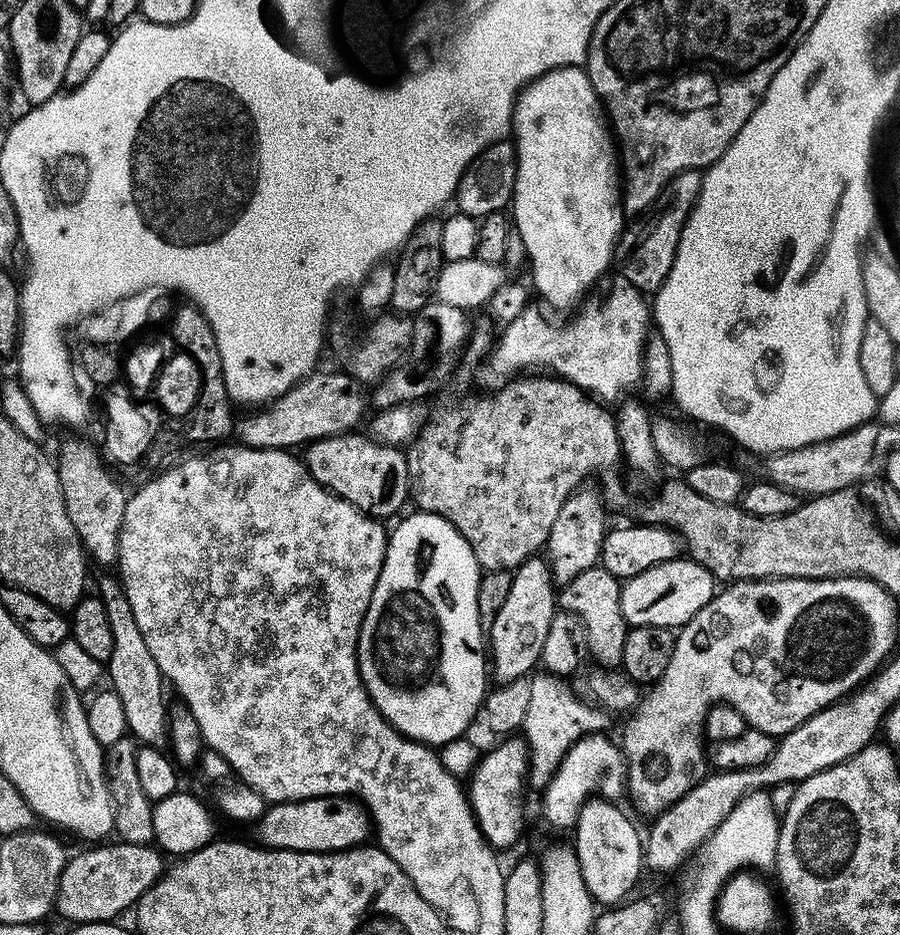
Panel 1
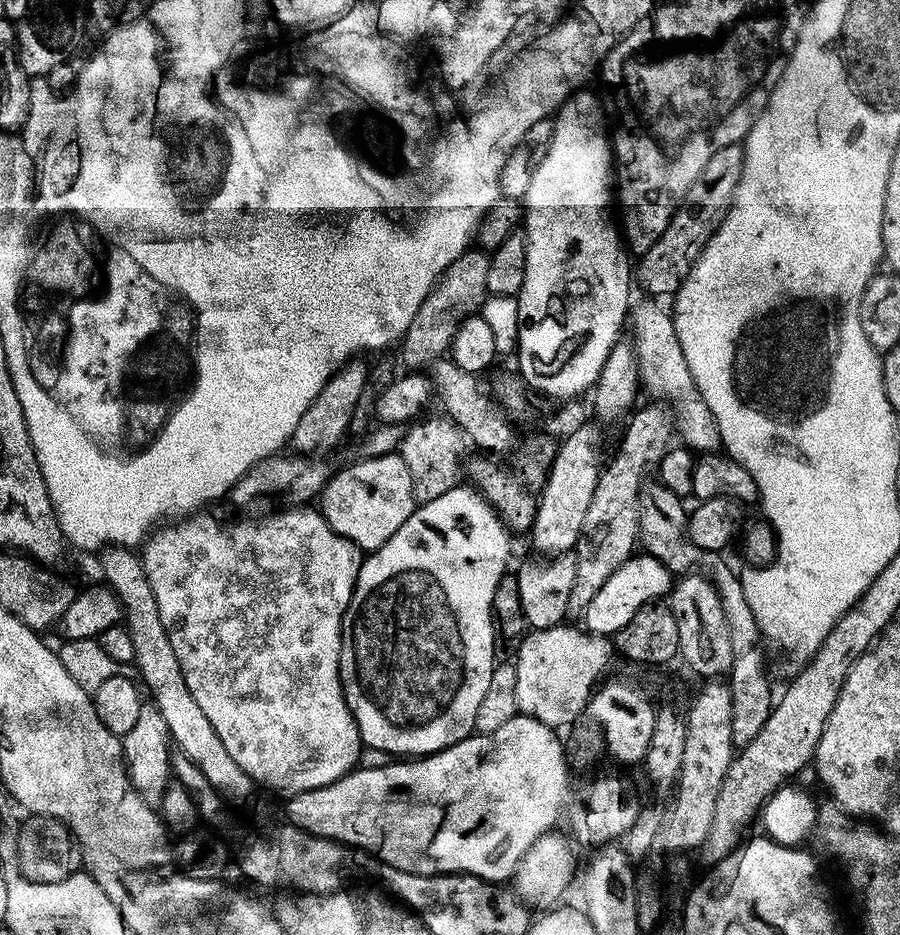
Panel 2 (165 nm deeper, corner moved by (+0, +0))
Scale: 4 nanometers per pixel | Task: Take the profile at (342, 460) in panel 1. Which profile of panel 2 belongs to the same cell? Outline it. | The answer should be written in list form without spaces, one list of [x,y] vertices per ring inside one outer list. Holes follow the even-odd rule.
[[[378,454],[374,458],[351,460],[331,472],[318,496],[318,511],[334,531],[371,554],[410,518],[418,506],[413,496],[413,475],[402,454]]]

